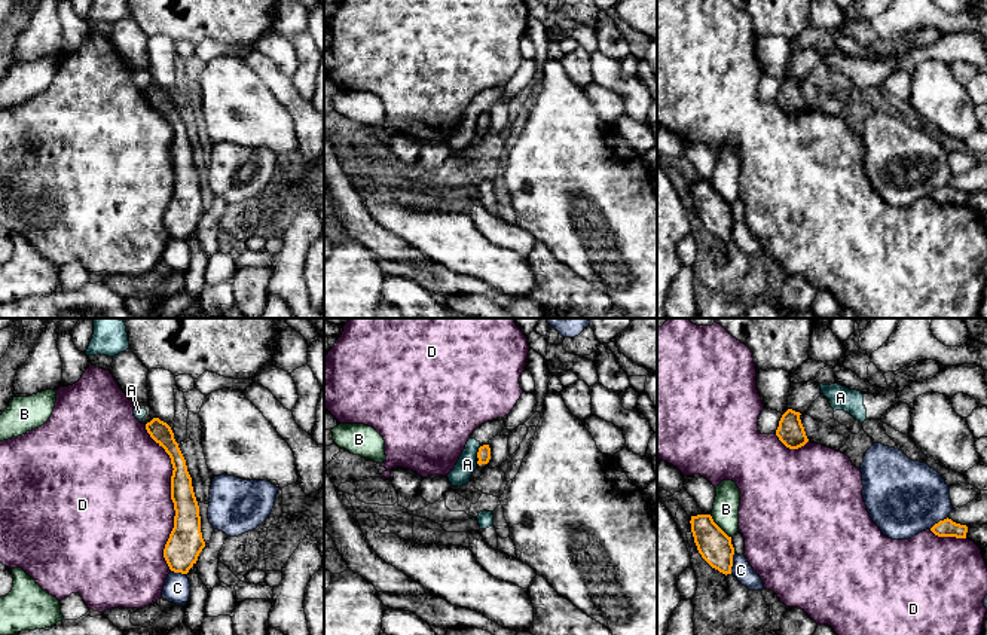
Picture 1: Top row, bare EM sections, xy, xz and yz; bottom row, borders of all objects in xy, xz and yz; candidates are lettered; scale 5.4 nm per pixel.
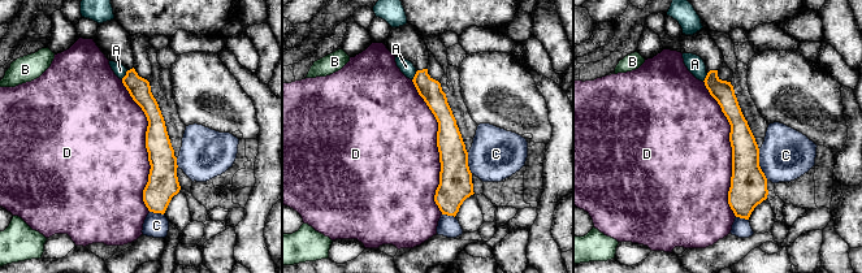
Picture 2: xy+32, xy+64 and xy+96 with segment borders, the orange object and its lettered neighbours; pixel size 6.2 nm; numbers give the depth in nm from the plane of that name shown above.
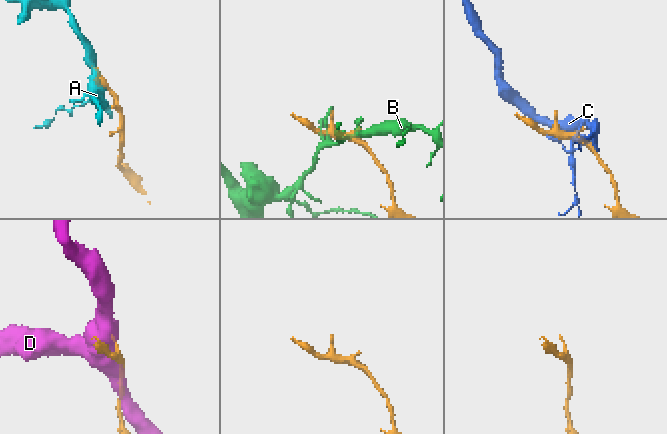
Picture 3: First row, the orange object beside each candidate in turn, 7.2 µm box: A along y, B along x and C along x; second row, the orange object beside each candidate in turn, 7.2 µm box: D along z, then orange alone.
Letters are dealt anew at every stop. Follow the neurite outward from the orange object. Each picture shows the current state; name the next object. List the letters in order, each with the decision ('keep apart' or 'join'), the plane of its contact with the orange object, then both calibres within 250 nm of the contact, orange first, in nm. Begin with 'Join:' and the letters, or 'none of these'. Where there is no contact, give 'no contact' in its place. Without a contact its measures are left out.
Join: none of these
A: keep apart; contact in xz; calibres 70 and 100 nm
B: keep apart; contact in yz; calibres 180 and 140 nm
C: keep apart; contact in yz; calibres 180 and 100 nm
D: keep apart; contact in xy; calibres 180 and 500 nm

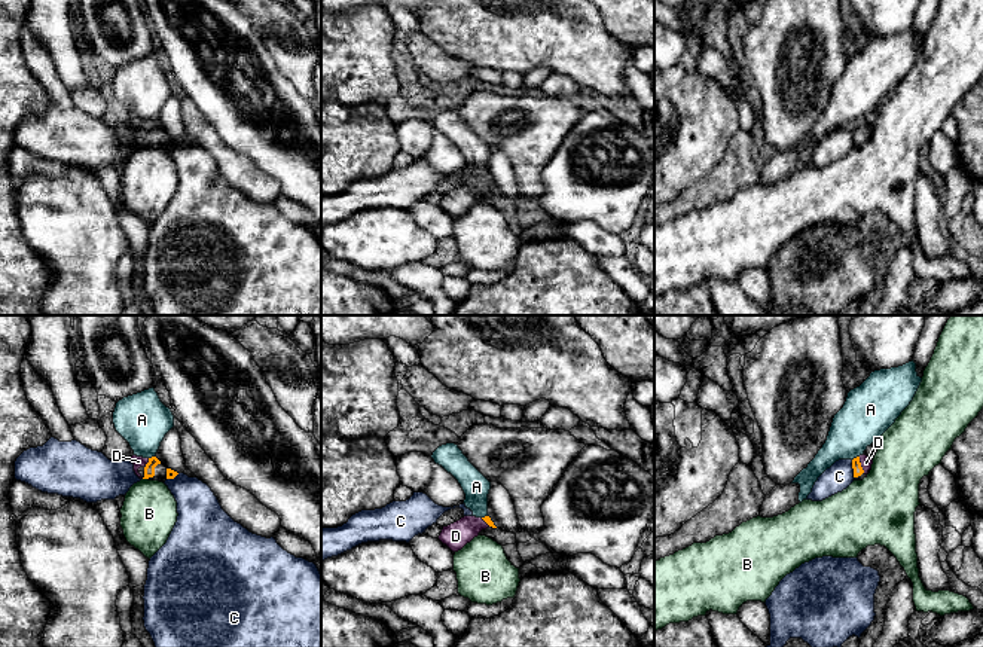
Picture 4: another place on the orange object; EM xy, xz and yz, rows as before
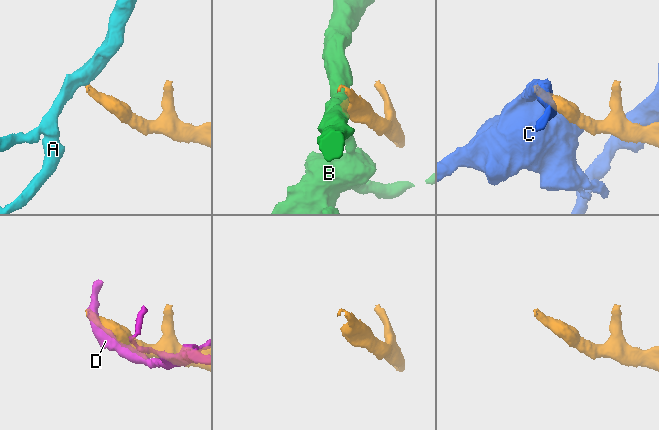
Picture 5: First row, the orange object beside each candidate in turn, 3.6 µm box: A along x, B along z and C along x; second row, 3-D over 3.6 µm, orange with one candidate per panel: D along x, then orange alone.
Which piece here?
Join: D
A: keep apart; contact in yz; calibres 50 and 280 nm
B: keep apart; contact in xy; calibres 60 and 300 nm
C: keep apart; contact in yz; calibres 50 and 150 nm
D: join; contact in yz; calibres 50 and 60 nm

